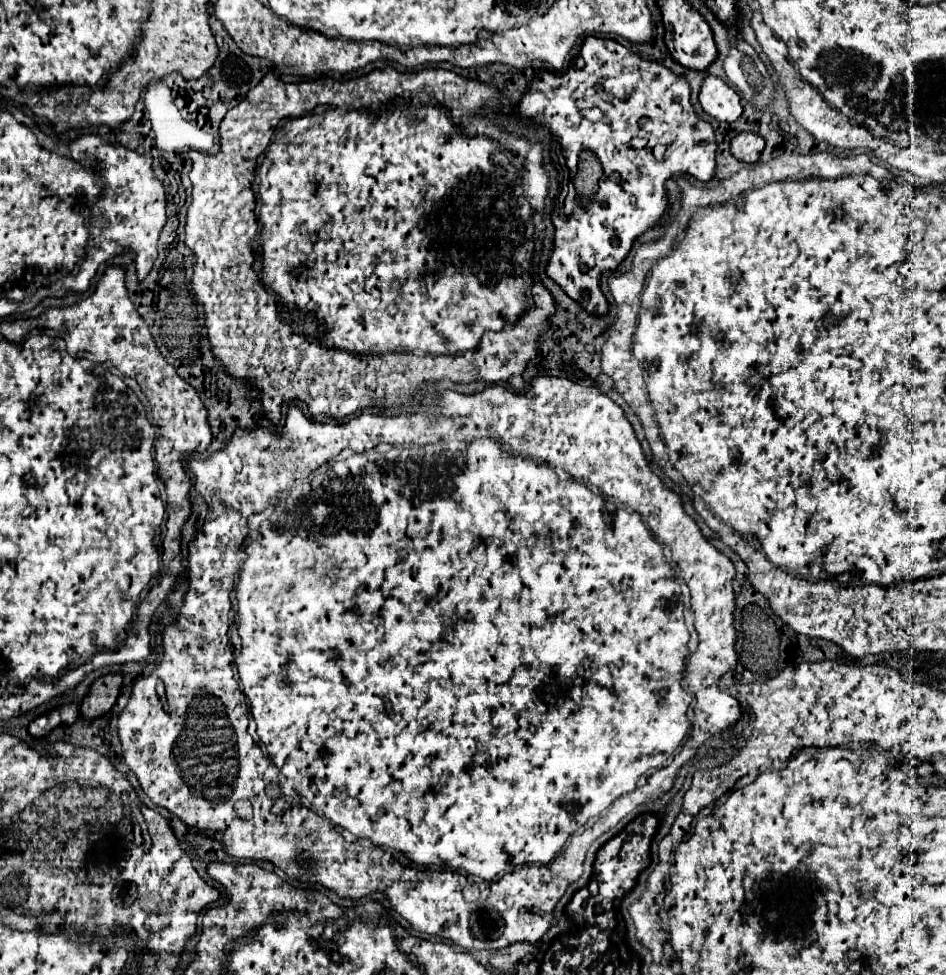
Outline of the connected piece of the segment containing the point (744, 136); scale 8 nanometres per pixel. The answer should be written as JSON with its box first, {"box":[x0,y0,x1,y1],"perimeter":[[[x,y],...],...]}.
{"box":[730,132,764,164],"perimeter":[[[742,132],[732,138],[730,150],[740,162],[754,164],[754,162],[758,162],[758,158],[764,150],[764,138],[758,134],[752,134],[752,132]]]}

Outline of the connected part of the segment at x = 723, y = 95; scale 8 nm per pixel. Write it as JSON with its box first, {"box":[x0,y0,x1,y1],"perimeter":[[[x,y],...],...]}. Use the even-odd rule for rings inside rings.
{"box":[700,76,742,122],"perimeter":[[[708,76],[704,80],[700,90],[700,104],[704,112],[718,122],[734,122],[742,114],[742,102],[738,92],[714,76]]]}

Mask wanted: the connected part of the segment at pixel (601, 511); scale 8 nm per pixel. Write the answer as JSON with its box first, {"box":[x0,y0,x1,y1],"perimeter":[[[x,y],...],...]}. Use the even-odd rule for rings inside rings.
{"box":[118,376,742,950],"perimeter":[[[536,376],[536,378],[534,378],[534,380],[532,380],[532,388],[530,388],[530,390],[528,390],[528,392],[524,392],[524,394],[516,394],[516,392],[510,392],[510,390],[506,390],[506,388],[504,388],[504,386],[488,386],[488,388],[486,388],[486,390],[482,390],[482,392],[478,392],[478,394],[472,394],[472,396],[464,396],[464,394],[458,394],[458,392],[450,392],[450,390],[448,390],[448,392],[442,392],[442,394],[440,394],[440,400],[438,400],[438,404],[440,404],[440,406],[438,406],[438,410],[440,410],[440,414],[445,414],[445,417],[437,417],[437,418],[436,418],[436,422],[432,422],[432,414],[426,414],[426,412],[416,412],[416,414],[404,414],[404,416],[378,416],[378,414],[360,414],[360,416],[356,416],[356,418],[352,418],[352,420],[348,420],[348,422],[346,422],[346,424],[340,424],[340,422],[316,422],[316,420],[312,420],[312,419],[311,419],[311,420],[310,420],[310,418],[307,418],[307,417],[305,417],[305,415],[304,415],[304,414],[303,414],[303,413],[302,413],[302,411],[301,411],[301,410],[300,410],[300,409],[299,409],[299,408],[298,408],[298,407],[296,407],[296,406],[291,406],[291,407],[290,407],[290,409],[289,409],[289,410],[288,410],[288,414],[286,414],[286,424],[284,424],[284,425],[283,425],[283,428],[282,428],[282,432],[281,432],[281,433],[280,433],[280,435],[279,435],[279,434],[277,434],[277,433],[274,433],[274,434],[275,434],[275,435],[277,435],[277,436],[278,436],[278,438],[276,438],[276,436],[272,436],[272,434],[270,434],[270,432],[264,432],[264,430],[256,430],[256,432],[244,432],[244,430],[236,430],[236,434],[234,434],[234,436],[232,436],[232,440],[230,440],[230,442],[228,442],[228,444],[226,444],[226,446],[224,446],[224,448],[222,448],[222,450],[218,450],[218,452],[216,452],[216,454],[214,454],[214,456],[212,456],[212,458],[208,458],[208,460],[190,460],[190,462],[188,462],[188,466],[190,466],[190,470],[192,470],[192,472],[194,472],[194,476],[196,476],[196,490],[198,490],[198,492],[200,492],[200,494],[202,494],[202,496],[204,496],[204,498],[206,498],[206,502],[208,502],[208,516],[206,516],[206,522],[204,522],[204,526],[202,526],[202,534],[200,534],[200,536],[196,536],[196,540],[192,540],[192,542],[190,542],[190,556],[188,556],[188,578],[190,578],[190,590],[188,590],[188,592],[186,592],[186,596],[184,596],[184,606],[182,606],[182,610],[180,610],[180,616],[178,616],[178,620],[176,620],[176,622],[174,622],[174,626],[170,626],[170,628],[166,628],[166,630],[164,630],[164,660],[162,660],[162,662],[160,662],[160,666],[158,666],[158,668],[156,668],[156,670],[154,670],[154,672],[152,672],[152,674],[150,674],[150,676],[148,676],[148,678],[140,678],[140,680],[138,680],[138,682],[136,682],[136,684],[134,684],[134,688],[132,688],[132,696],[130,696],[130,702],[128,702],[128,706],[126,706],[126,708],[124,708],[124,710],[122,710],[122,716],[120,716],[120,720],[118,720],[118,734],[120,734],[120,740],[122,740],[122,756],[124,756],[124,760],[126,760],[126,764],[128,764],[128,768],[130,768],[130,770],[132,770],[132,772],[134,772],[134,774],[136,774],[136,776],[138,776],[138,782],[140,782],[140,786],[142,786],[142,790],[144,790],[144,792],[146,792],[146,796],[148,796],[148,798],[150,798],[150,800],[152,800],[152,802],[154,802],[154,804],[156,804],[156,806],[162,806],[162,808],[166,808],[166,810],[168,810],[168,812],[172,812],[172,814],[176,814],[176,816],[178,816],[178,818],[182,818],[182,820],[184,820],[184,822],[186,822],[186,824],[188,824],[188,826],[194,826],[194,828],[198,828],[198,830],[200,830],[200,832],[206,832],[206,834],[216,834],[216,836],[218,836],[218,840],[222,840],[222,842],[224,842],[224,848],[226,848],[226,852],[228,852],[228,854],[232,854],[232,856],[236,856],[236,858],[254,858],[254,860],[270,860],[270,862],[274,862],[274,864],[276,864],[276,866],[278,866],[278,868],[282,868],[282,870],[284,870],[284,872],[286,872],[286,874],[288,874],[288,876],[292,876],[292,878],[296,878],[296,880],[304,880],[304,882],[318,882],[318,884],[322,884],[322,886],[326,886],[326,888],[330,888],[330,890],[334,890],[334,892],[336,892],[336,894],[338,894],[338,896],[348,896],[348,898],[362,898],[362,896],[368,896],[368,894],[370,894],[370,892],[376,892],[376,890],[382,890],[382,892],[384,892],[384,894],[386,894],[386,896],[388,896],[388,898],[390,898],[390,904],[392,904],[392,908],[394,908],[394,910],[396,910],[396,912],[398,912],[398,914],[400,914],[400,916],[402,916],[402,918],[406,918],[406,920],[408,920],[408,922],[410,922],[410,924],[412,924],[412,928],[416,928],[416,930],[420,930],[420,932],[426,932],[426,934],[432,934],[432,936],[442,936],[442,938],[446,938],[446,940],[452,940],[452,942],[454,942],[454,944],[458,944],[458,946],[462,946],[462,948],[466,948],[466,950],[472,950],[472,948],[476,948],[476,950],[480,950],[480,948],[486,948],[486,950],[498,950],[498,948],[504,948],[504,946],[508,946],[508,944],[514,944],[514,942],[522,942],[522,940],[526,940],[526,942],[532,942],[532,944],[536,944],[536,942],[538,942],[538,940],[540,940],[540,938],[542,938],[542,936],[544,936],[544,934],[546,934],[546,932],[548,932],[548,928],[550,928],[550,926],[552,926],[552,908],[554,908],[554,906],[556,906],[556,902],[558,902],[558,900],[560,900],[560,898],[562,898],[562,894],[564,894],[564,892],[566,892],[566,888],[568,888],[568,884],[572,884],[572,882],[576,882],[576,881],[577,881],[577,880],[578,880],[578,879],[579,879],[579,878],[580,878],[580,877],[581,877],[581,876],[582,876],[582,874],[583,874],[583,870],[584,870],[584,868],[583,868],[583,863],[584,863],[584,854],[586,854],[586,850],[588,850],[588,848],[589,848],[589,847],[590,847],[590,845],[591,845],[591,843],[592,843],[592,841],[593,841],[593,840],[595,840],[595,839],[596,839],[596,838],[598,838],[598,837],[599,837],[599,836],[600,836],[600,835],[602,835],[602,834],[603,834],[603,833],[605,833],[605,832],[606,832],[606,831],[608,831],[608,830],[609,830],[609,829],[610,829],[610,828],[611,828],[611,827],[614,827],[614,826],[616,826],[616,825],[617,825],[617,824],[618,824],[618,823],[619,823],[619,822],[620,822],[620,821],[621,821],[621,820],[622,820],[622,819],[623,819],[623,818],[624,818],[624,817],[625,817],[625,816],[627,816],[627,815],[628,815],[628,814],[629,814],[629,813],[630,813],[630,812],[631,812],[631,811],[633,811],[633,810],[634,810],[634,809],[635,809],[635,808],[636,808],[636,807],[638,807],[638,806],[639,806],[639,805],[641,805],[641,804],[643,804],[643,803],[645,803],[645,802],[646,802],[646,801],[648,801],[648,800],[650,800],[650,799],[654,799],[654,798],[655,798],[655,797],[656,797],[656,796],[658,796],[658,795],[659,795],[659,794],[660,794],[660,793],[661,793],[661,792],[664,792],[664,791],[665,791],[665,792],[666,792],[666,791],[668,791],[668,788],[670,788],[670,786],[672,786],[672,780],[674,780],[674,776],[676,776],[676,772],[678,772],[678,768],[680,768],[680,766],[682,766],[682,764],[684,764],[684,762],[687,762],[687,761],[689,761],[689,760],[690,760],[690,759],[692,759],[692,756],[696,756],[696,754],[697,754],[697,749],[698,749],[698,748],[699,748],[699,747],[700,747],[700,744],[703,744],[703,743],[704,743],[704,742],[705,742],[705,741],[706,741],[706,740],[708,740],[708,738],[710,738],[710,736],[714,736],[714,734],[716,734],[716,732],[720,732],[720,730],[724,730],[724,728],[730,728],[730,727],[732,727],[732,726],[733,726],[733,725],[734,725],[734,724],[735,724],[735,723],[736,723],[736,721],[738,721],[738,720],[739,720],[739,719],[740,719],[740,717],[741,717],[741,715],[742,715],[742,713],[741,713],[741,710],[740,710],[740,705],[739,705],[739,703],[738,703],[738,701],[737,701],[737,700],[736,700],[736,699],[735,699],[735,698],[734,698],[734,697],[732,697],[732,696],[730,696],[730,695],[728,695],[728,694],[722,694],[722,692],[720,692],[720,690],[718,690],[718,680],[720,680],[720,676],[722,676],[722,674],[724,674],[724,672],[728,672],[728,670],[730,670],[730,668],[734,668],[734,666],[736,666],[736,664],[738,664],[738,658],[736,658],[736,652],[734,652],[734,642],[736,642],[736,630],[734,630],[734,616],[732,616],[732,612],[734,612],[734,588],[732,588],[732,580],[734,580],[734,576],[736,576],[736,570],[734,570],[734,564],[732,564],[732,562],[730,562],[730,558],[726,558],[726,556],[724,556],[724,554],[722,554],[722,552],[718,552],[718,550],[716,550],[716,548],[714,548],[714,546],[712,546],[712,544],[710,544],[710,542],[708,542],[708,540],[706,540],[706,538],[704,538],[704,534],[702,534],[702,532],[700,532],[700,528],[698,528],[698,526],[696,526],[696,522],[694,522],[694,520],[692,520],[692,518],[690,518],[690,516],[688,516],[688,514],[686,514],[686,512],[684,512],[684,508],[682,508],[682,500],[680,500],[680,496],[678,496],[678,494],[676,494],[676,492],[672,492],[672,490],[668,490],[668,488],[666,488],[666,486],[664,486],[664,482],[662,482],[662,480],[660,480],[660,478],[658,478],[658,476],[656,476],[656,474],[654,474],[654,472],[652,472],[652,470],[650,470],[650,466],[648,466],[648,462],[646,462],[646,460],[644,460],[644,452],[642,452],[642,448],[640,448],[640,442],[638,442],[638,438],[636,438],[636,434],[634,434],[634,430],[632,430],[632,426],[630,426],[630,422],[628,422],[628,420],[626,420],[626,418],[624,418],[624,412],[622,412],[622,410],[620,410],[620,406],[618,406],[618,404],[614,404],[614,402],[612,402],[612,400],[610,400],[610,398],[608,398],[608,396],[604,396],[604,394],[602,394],[602,392],[600,392],[600,390],[598,390],[598,388],[590,388],[590,386],[582,386],[582,384],[576,384],[576,382],[572,382],[572,380],[568,380],[568,378],[554,378],[554,376]],[[466,426],[467,426],[467,437],[458,437],[458,436],[456,436],[456,433],[458,433],[458,432],[460,432],[460,428],[461,428],[461,429],[462,429],[462,428],[464,428],[464,427],[466,427]],[[480,429],[486,429],[486,430],[489,430],[489,437],[484,437],[484,438],[482,438],[482,440],[470,440],[470,439],[471,439],[471,437],[472,437],[472,435],[473,435],[473,434],[474,434],[474,432],[475,432],[475,431],[477,431],[477,430],[480,430]],[[499,440],[500,440],[500,442],[502,442],[502,444],[504,444],[504,446],[508,446],[508,448],[510,448],[510,452],[512,452],[512,454],[520,454],[520,456],[512,456],[512,454],[508,454],[508,452],[504,452],[504,450],[502,450],[502,446],[500,446],[500,442],[499,442]],[[578,482],[584,482],[584,484],[586,484],[586,486],[588,486],[588,488],[590,488],[590,490],[598,490],[598,492],[600,492],[600,494],[604,494],[604,496],[612,496],[612,498],[614,498],[614,499],[610,499],[610,498],[604,498],[604,496],[600,496],[600,494],[594,494],[594,492],[590,492],[590,490],[588,490],[588,488],[586,488],[586,486],[584,486],[584,484],[578,484]],[[616,500],[617,500],[617,501],[619,501],[619,502],[620,502],[620,503],[619,503],[619,504],[624,504],[624,506],[630,506],[630,508],[632,508],[632,510],[634,510],[634,512],[632,512],[632,514],[630,514],[630,512],[626,512],[626,510],[624,510],[624,508],[618,508],[618,504],[615,504],[615,501],[616,501]],[[272,502],[276,502],[276,506],[274,506],[274,514],[272,514],[272,516],[270,516],[270,518],[268,518],[268,520],[264,520],[264,522],[262,522],[262,526],[260,526],[260,530],[258,530],[258,534],[256,534],[256,538],[252,538],[252,540],[248,540],[248,542],[246,542],[246,544],[244,544],[244,552],[246,552],[246,554],[248,554],[248,560],[246,560],[246,562],[244,562],[244,564],[242,564],[242,568],[244,568],[244,574],[242,574],[242,568],[240,568],[240,562],[236,562],[236,550],[240,550],[240,542],[244,542],[244,540],[245,540],[245,538],[247,538],[247,536],[248,536],[248,534],[249,534],[249,533],[248,533],[248,516],[252,516],[252,514],[256,514],[256,512],[260,512],[260,510],[264,510],[264,508],[268,508],[268,506],[272,506]],[[646,526],[648,526],[648,528],[650,528],[650,530],[652,530],[652,532],[654,532],[654,536],[656,536],[656,538],[658,538],[658,542],[662,542],[662,544],[664,544],[664,546],[668,546],[668,548],[670,548],[670,550],[672,550],[672,560],[674,560],[674,570],[676,570],[676,576],[678,576],[678,580],[682,580],[682,582],[686,582],[686,586],[688,586],[688,588],[690,588],[690,596],[692,596],[692,600],[690,600],[690,608],[689,608],[689,609],[688,609],[688,610],[684,610],[684,606],[682,606],[682,602],[680,602],[680,584],[678,584],[678,582],[676,582],[676,578],[674,578],[674,572],[672,572],[672,568],[670,568],[670,564],[668,564],[668,562],[666,562],[666,560],[664,560],[664,558],[662,558],[662,546],[660,546],[660,544],[658,544],[658,542],[656,542],[656,540],[654,540],[654,538],[652,538],[652,534],[650,534],[650,530],[648,530],[648,528],[646,528]],[[238,568],[240,568],[240,582],[238,582],[238,586],[236,586],[236,592],[238,592],[238,608],[236,608],[236,622],[238,622],[238,634],[240,634],[240,638],[242,638],[242,650],[240,650],[240,656],[238,656],[238,674],[240,674],[240,682],[242,682],[242,686],[244,686],[244,692],[242,692],[242,690],[240,690],[240,688],[238,688],[238,686],[236,686],[236,682],[234,682],[234,672],[232,672],[232,660],[234,660],[234,648],[232,648],[232,642],[230,642],[230,634],[228,634],[228,630],[230,630],[230,626],[234,626],[234,624],[236,624],[236,622],[234,622],[234,610],[232,610],[232,600],[230,600],[230,596],[232,596],[232,588],[234,588],[234,578],[232,578],[232,576],[234,576],[234,574],[236,574],[236,570],[238,570]],[[682,672],[684,672],[684,686],[686,686],[686,690],[688,690],[688,692],[690,692],[690,694],[692,694],[692,698],[694,698],[694,704],[692,704],[692,706],[690,706],[690,708],[688,708],[688,704],[690,704],[690,700],[692,700],[692,698],[690,698],[690,694],[688,694],[688,692],[684,692],[684,688],[682,688],[682,684],[680,684],[680,682],[682,682],[682,678],[680,678],[680,676],[682,676]],[[250,714],[252,714],[252,718],[254,718],[254,720],[256,720],[256,726],[258,726],[258,736],[260,736],[260,740],[262,740],[262,742],[264,742],[264,744],[266,744],[266,748],[268,748],[268,752],[270,752],[270,756],[272,756],[272,760],[274,760],[274,764],[276,764],[276,766],[278,766],[278,768],[280,768],[280,772],[282,772],[282,774],[284,774],[284,776],[286,776],[286,778],[288,778],[288,780],[290,780],[290,782],[292,782],[292,786],[294,786],[294,790],[296,790],[296,792],[298,792],[298,794],[300,794],[300,796],[304,796],[304,798],[306,798],[306,800],[308,800],[308,806],[310,806],[310,808],[312,808],[312,810],[310,810],[310,808],[306,808],[306,806],[302,806],[302,804],[296,804],[296,806],[294,806],[294,808],[292,808],[292,806],[290,806],[290,808],[286,808],[286,810],[284,810],[284,812],[282,812],[282,814],[274,814],[274,812],[272,812],[272,802],[274,802],[274,800],[272,800],[272,798],[271,798],[271,791],[273,791],[273,793],[275,793],[275,791],[276,791],[276,788],[273,788],[273,789],[272,789],[272,788],[270,788],[270,786],[272,786],[272,785],[273,785],[273,786],[274,786],[274,785],[276,785],[276,784],[277,784],[277,785],[279,785],[279,782],[278,782],[278,777],[279,777],[279,775],[280,775],[280,772],[279,772],[279,770],[278,770],[278,768],[277,768],[277,767],[276,767],[276,766],[275,766],[275,765],[274,765],[274,764],[273,764],[273,763],[271,763],[271,762],[270,762],[270,760],[268,760],[268,758],[264,758],[264,754],[262,754],[262,750],[260,750],[260,746],[258,746],[258,744],[256,744],[256,742],[254,742],[254,740],[252,740],[252,736],[250,736],[250,734],[248,734],[248,730],[246,730],[246,724],[248,724],[248,722],[250,722]],[[688,730],[690,730],[690,736],[688,736],[688,738],[686,738],[686,742],[684,742],[684,746],[682,746],[682,748],[680,748],[680,752],[678,752],[678,756],[674,756],[674,760],[672,760],[672,764],[670,764],[670,766],[667,766],[667,767],[665,767],[665,768],[662,768],[662,769],[661,769],[661,770],[658,770],[658,771],[657,771],[657,772],[655,772],[655,774],[652,774],[652,775],[651,775],[651,776],[649,776],[649,777],[648,777],[648,778],[647,778],[647,781],[646,781],[646,784],[645,784],[645,785],[643,785],[643,786],[642,786],[642,787],[639,787],[639,788],[638,788],[638,789],[635,789],[635,790],[634,790],[634,788],[636,788],[636,786],[638,786],[638,782],[640,782],[640,780],[642,780],[642,778],[644,778],[644,776],[646,776],[646,774],[648,774],[648,770],[650,770],[650,768],[658,768],[658,766],[660,766],[660,764],[662,764],[662,762],[664,762],[664,760],[666,760],[666,758],[668,758],[668,756],[670,756],[670,754],[672,754],[672,752],[674,752],[674,750],[676,750],[676,748],[678,748],[678,746],[680,746],[680,742],[682,742],[682,740],[684,740],[684,736],[686,736],[686,734],[688,734]],[[628,792],[631,792],[631,793],[630,793],[630,794],[629,794],[629,797],[628,797],[628,799],[620,799],[620,796],[622,796],[622,794],[628,794]],[[238,800],[250,800],[250,802],[252,802],[252,808],[254,808],[254,816],[252,816],[252,818],[250,818],[250,820],[240,820],[240,818],[238,818],[238,816],[236,816],[236,812],[234,812],[234,802],[238,802]],[[612,802],[614,802],[614,804],[613,804],[613,806],[611,806],[611,807],[610,807],[610,809],[609,809],[609,812],[608,812],[608,815],[606,815],[606,816],[604,816],[604,818],[600,818],[600,820],[598,820],[598,822],[596,822],[596,824],[594,824],[594,826],[592,826],[592,827],[590,827],[590,828],[587,828],[587,829],[586,829],[586,830],[585,830],[585,831],[584,831],[584,834],[580,834],[580,836],[575,836],[575,835],[573,835],[573,836],[572,836],[572,837],[571,837],[571,840],[570,840],[570,842],[568,842],[568,846],[566,846],[566,848],[564,848],[564,850],[562,850],[562,846],[564,846],[564,842],[566,842],[566,840],[568,840],[568,836],[570,836],[570,834],[574,834],[574,832],[576,832],[576,830],[578,830],[578,828],[580,828],[580,826],[584,826],[584,824],[586,824],[586,822],[588,822],[588,820],[590,820],[590,818],[594,818],[594,816],[598,816],[598,814],[600,814],[600,812],[602,812],[602,810],[606,810],[606,808],[608,808],[608,806],[610,806],[610,804],[612,804]],[[332,822],[334,822],[334,824],[338,824],[338,826],[342,826],[342,828],[346,828],[346,830],[348,830],[348,832],[352,832],[352,834],[354,834],[354,836],[356,836],[356,838],[370,838],[370,840],[372,840],[372,844],[376,844],[376,846],[382,846],[382,848],[392,848],[392,850],[396,850],[396,852],[402,852],[402,854],[404,854],[404,856],[406,856],[406,858],[408,858],[408,860],[412,860],[412,862],[414,862],[414,864],[426,864],[426,866],[442,866],[442,868],[450,868],[450,870],[456,870],[456,872],[464,872],[464,874],[466,874],[466,876],[470,876],[470,878],[480,878],[480,880],[492,880],[492,878],[494,878],[494,876],[498,876],[498,874],[502,874],[502,872],[510,872],[510,870],[514,870],[514,868],[516,868],[516,866],[524,866],[524,864],[532,864],[532,862],[538,862],[538,864],[548,864],[548,862],[550,862],[550,860],[552,860],[552,858],[554,858],[554,856],[556,856],[556,858],[554,858],[554,860],[552,860],[552,862],[550,862],[550,864],[548,864],[548,866],[540,866],[540,868],[526,868],[526,870],[518,870],[518,872],[512,872],[512,874],[506,874],[506,876],[502,876],[502,878],[500,878],[500,880],[494,880],[494,882],[486,882],[486,892],[482,892],[482,890],[480,890],[480,896],[478,896],[478,900],[474,900],[474,902],[468,902],[468,900],[466,900],[466,898],[464,898],[464,896],[462,896],[462,890],[464,890],[464,886],[466,886],[466,884],[468,884],[468,878],[466,878],[466,876],[458,876],[458,874],[457,874],[457,873],[456,873],[456,872],[454,872],[454,871],[453,871],[453,872],[452,872],[452,873],[448,873],[448,872],[438,872],[438,871],[435,871],[435,870],[432,870],[432,868],[431,868],[431,867],[427,867],[427,868],[425,868],[425,869],[424,869],[424,870],[421,870],[421,871],[420,871],[420,870],[418,870],[418,868],[416,868],[416,866],[410,866],[410,864],[408,864],[408,862],[406,862],[406,864],[404,864],[404,862],[400,862],[400,860],[398,860],[398,858],[396,858],[396,856],[394,856],[394,854],[392,854],[392,852],[384,852],[384,850],[380,850],[380,848],[376,848],[376,846],[368,846],[368,848],[366,848],[366,846],[362,846],[362,844],[360,844],[360,842],[348,842],[348,840],[346,840],[346,838],[344,838],[344,836],[342,836],[342,834],[340,834],[340,832],[336,832],[336,828],[334,828],[334,826],[332,826]],[[300,854],[304,854],[304,858],[306,858],[306,862],[308,862],[308,864],[312,864],[312,862],[314,862],[314,860],[316,860],[316,862],[318,862],[318,864],[316,864],[316,868],[314,868],[314,870],[306,870],[306,868],[304,868],[304,866],[300,866],[300,864],[298,864],[298,860],[300,860]]]}

